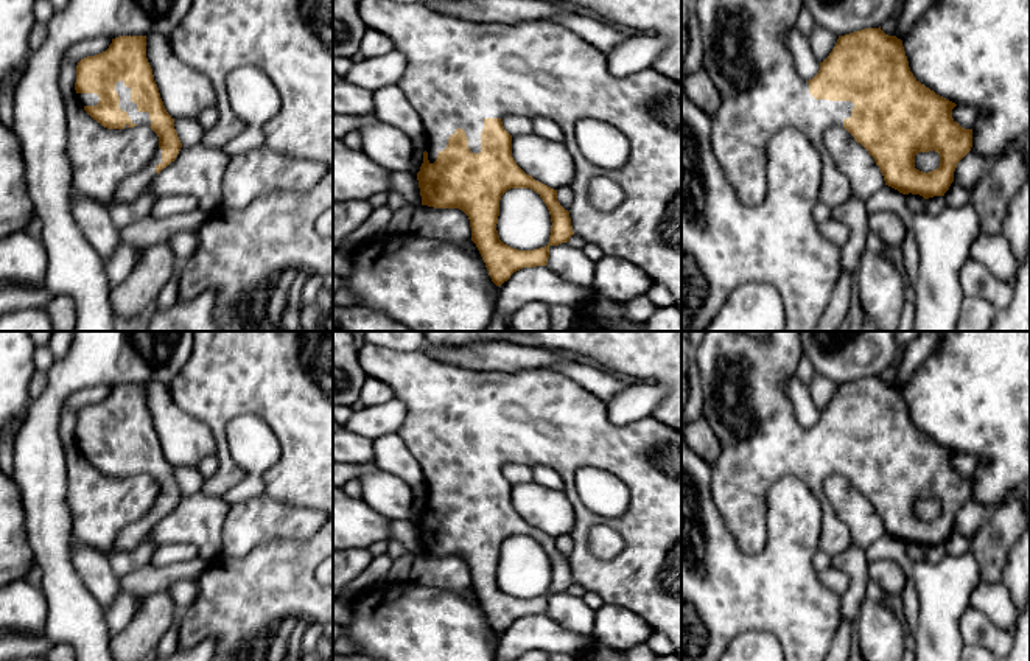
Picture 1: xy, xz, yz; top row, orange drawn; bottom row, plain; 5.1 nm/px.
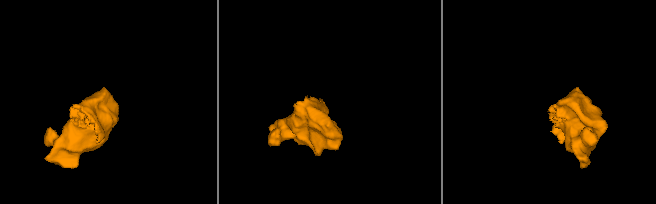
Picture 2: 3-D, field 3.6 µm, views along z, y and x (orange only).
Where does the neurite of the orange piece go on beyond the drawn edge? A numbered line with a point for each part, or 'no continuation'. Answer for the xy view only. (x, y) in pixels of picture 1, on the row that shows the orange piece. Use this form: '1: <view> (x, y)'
1: xy (140, 118)

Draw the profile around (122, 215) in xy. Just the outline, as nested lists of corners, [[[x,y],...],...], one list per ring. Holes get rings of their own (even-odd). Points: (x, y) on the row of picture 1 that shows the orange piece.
[[[149,184],[146,190],[132,202],[112,204],[110,218],[115,227],[120,230],[151,213],[156,198],[149,193]]]

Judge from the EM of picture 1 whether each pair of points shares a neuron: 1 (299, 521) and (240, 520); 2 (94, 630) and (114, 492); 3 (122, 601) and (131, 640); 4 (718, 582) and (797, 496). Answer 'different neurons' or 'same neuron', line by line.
1: same neuron
2: different neurons
3: different neurons
4: same neuron

